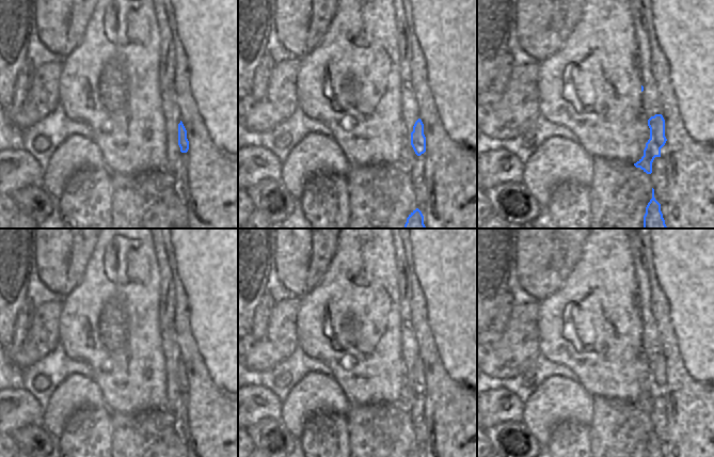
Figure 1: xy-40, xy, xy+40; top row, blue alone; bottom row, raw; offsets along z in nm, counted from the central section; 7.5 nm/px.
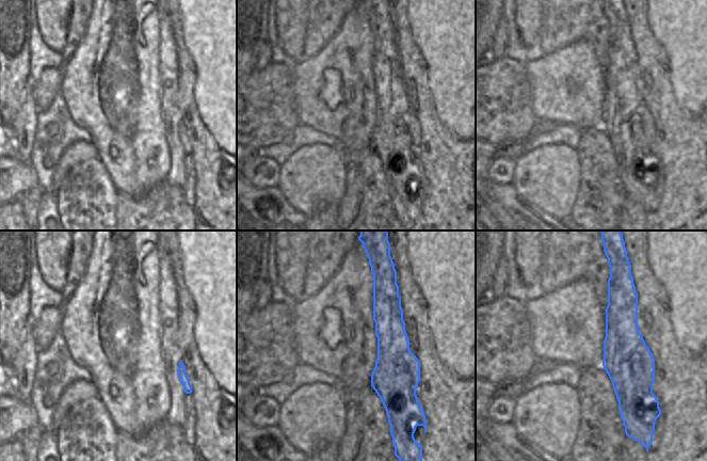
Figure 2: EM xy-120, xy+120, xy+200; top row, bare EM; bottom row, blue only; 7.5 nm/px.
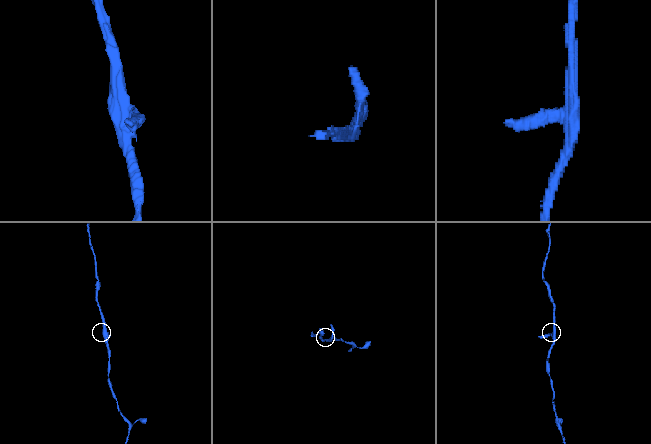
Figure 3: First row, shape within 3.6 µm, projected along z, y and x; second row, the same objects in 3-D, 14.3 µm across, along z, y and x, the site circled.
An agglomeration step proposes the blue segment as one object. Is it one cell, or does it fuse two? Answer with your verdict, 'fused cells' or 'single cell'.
fused cells

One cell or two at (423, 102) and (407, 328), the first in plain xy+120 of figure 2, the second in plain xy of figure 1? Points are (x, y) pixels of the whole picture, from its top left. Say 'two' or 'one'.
two

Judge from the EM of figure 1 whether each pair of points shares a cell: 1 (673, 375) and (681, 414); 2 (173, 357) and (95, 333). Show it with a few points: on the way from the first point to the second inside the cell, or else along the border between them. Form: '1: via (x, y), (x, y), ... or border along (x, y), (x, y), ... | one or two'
1: via (679, 384), (682, 388), (682, 405) | one
2: border along (159, 329), (160, 347), (168, 378) | two

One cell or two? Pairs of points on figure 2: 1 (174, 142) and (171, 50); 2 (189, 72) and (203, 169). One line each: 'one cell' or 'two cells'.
1: one cell
2: one cell

